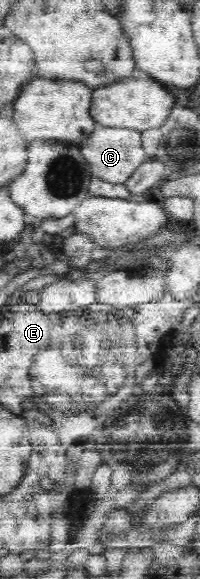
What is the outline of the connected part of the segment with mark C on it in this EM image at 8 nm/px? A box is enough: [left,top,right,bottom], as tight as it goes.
[79,126,150,183]

